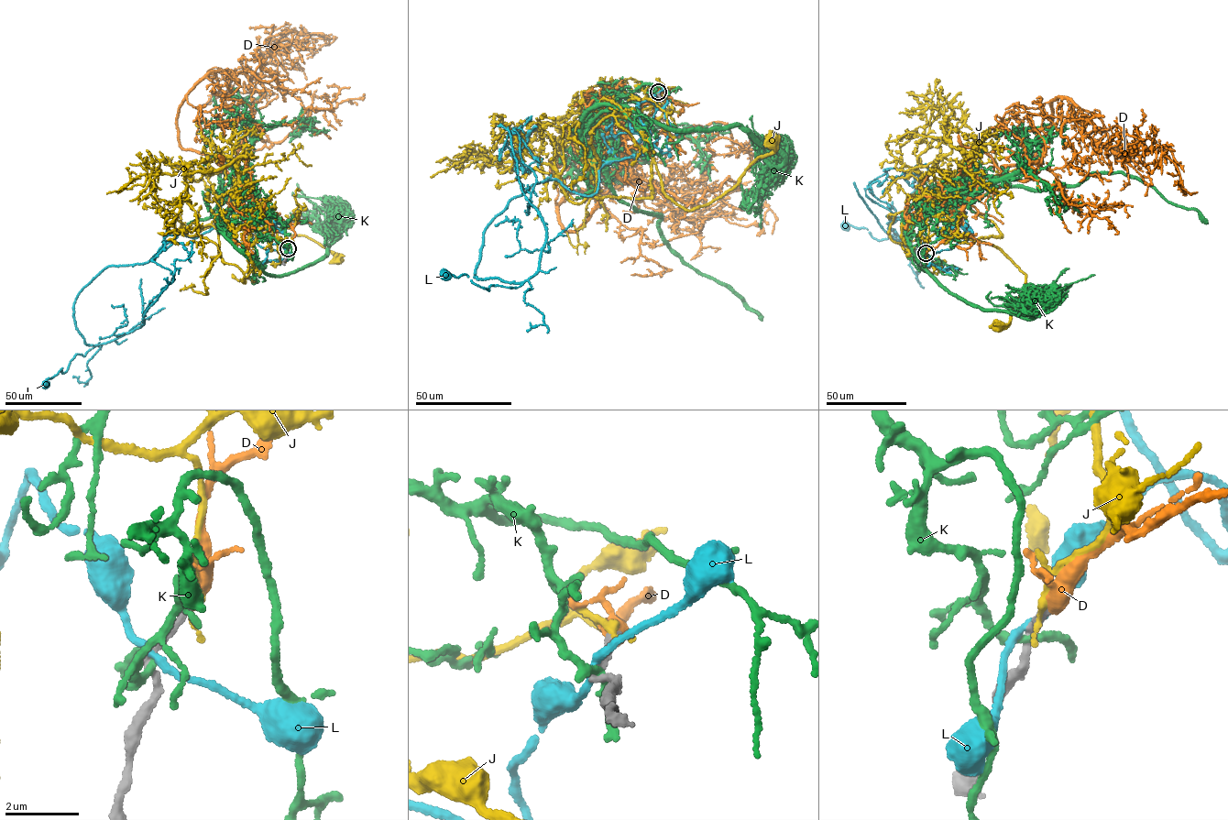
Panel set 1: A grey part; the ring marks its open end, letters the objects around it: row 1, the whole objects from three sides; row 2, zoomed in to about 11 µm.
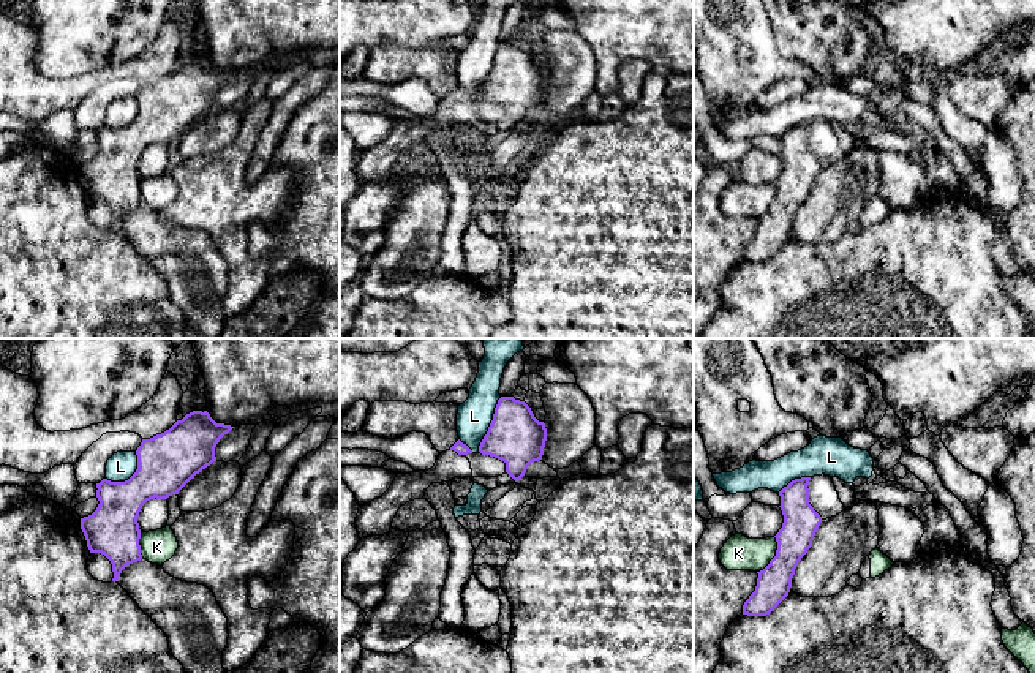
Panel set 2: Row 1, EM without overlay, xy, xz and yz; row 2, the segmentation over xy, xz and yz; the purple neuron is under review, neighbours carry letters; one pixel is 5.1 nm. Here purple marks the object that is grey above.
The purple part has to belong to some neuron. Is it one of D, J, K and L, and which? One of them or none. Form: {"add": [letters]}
{"add": ["D"]}

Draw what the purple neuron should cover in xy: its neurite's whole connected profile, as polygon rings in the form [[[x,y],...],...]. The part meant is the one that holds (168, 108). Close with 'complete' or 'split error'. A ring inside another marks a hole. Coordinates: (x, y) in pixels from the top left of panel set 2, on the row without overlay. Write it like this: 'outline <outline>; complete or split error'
outline [[[193,57],[164,79],[142,85],[136,96],[137,115],[128,126],[111,128],[103,125],[96,130],[100,150],[92,161],[81,164],[81,175],[90,199],[101,199],[111,207],[112,227],[119,226],[126,212],[142,205],[137,169],[142,152],[155,144],[167,145],[179,141],[196,120],[216,107],[215,93],[232,74],[231,71],[216,70],[207,57]]]; complete

